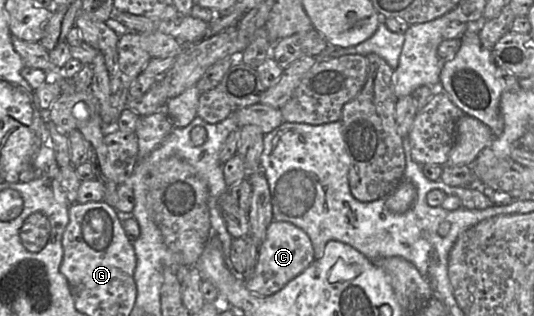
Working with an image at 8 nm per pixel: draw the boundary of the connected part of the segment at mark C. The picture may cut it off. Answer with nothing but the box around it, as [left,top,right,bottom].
[243,220,314,296]

